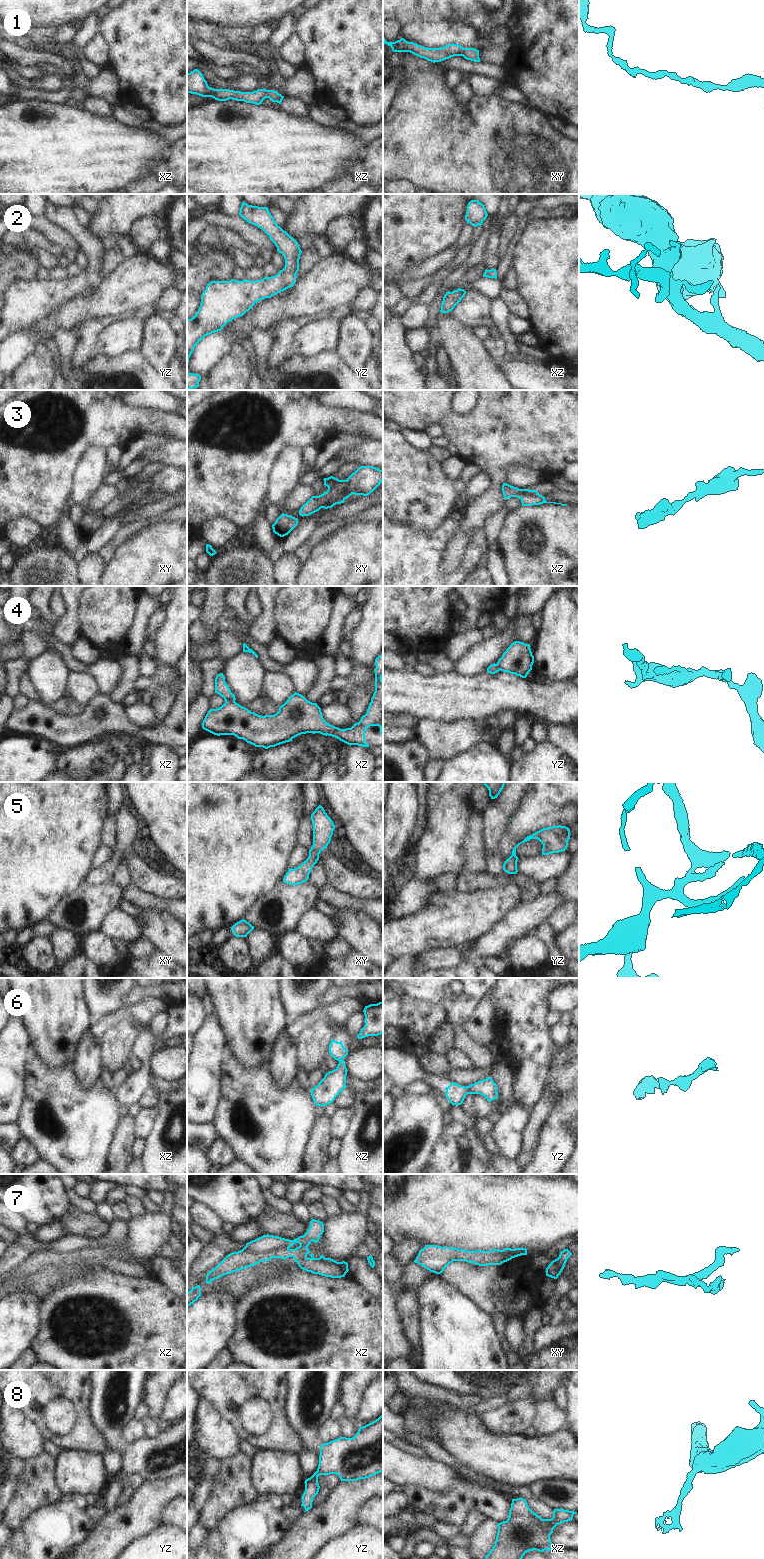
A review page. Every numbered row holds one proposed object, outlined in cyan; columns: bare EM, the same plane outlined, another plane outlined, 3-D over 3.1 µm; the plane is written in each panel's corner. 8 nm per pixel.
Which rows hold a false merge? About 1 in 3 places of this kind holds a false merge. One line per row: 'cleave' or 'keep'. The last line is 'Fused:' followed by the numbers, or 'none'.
1: keep
2: keep
3: cleave
4: cleave
5: keep
6: keep
7: keep
8: keep
Fused: 3, 4

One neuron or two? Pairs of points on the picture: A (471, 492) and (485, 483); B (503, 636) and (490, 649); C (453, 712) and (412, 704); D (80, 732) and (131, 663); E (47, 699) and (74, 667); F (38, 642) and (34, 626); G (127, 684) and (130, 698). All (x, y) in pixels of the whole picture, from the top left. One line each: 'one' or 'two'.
A: one
B: one
C: one
D: two
E: two
F: two
G: two

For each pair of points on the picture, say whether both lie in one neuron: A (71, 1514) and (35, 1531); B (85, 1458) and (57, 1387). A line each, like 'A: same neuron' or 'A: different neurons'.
A: same neuron
B: same neuron

